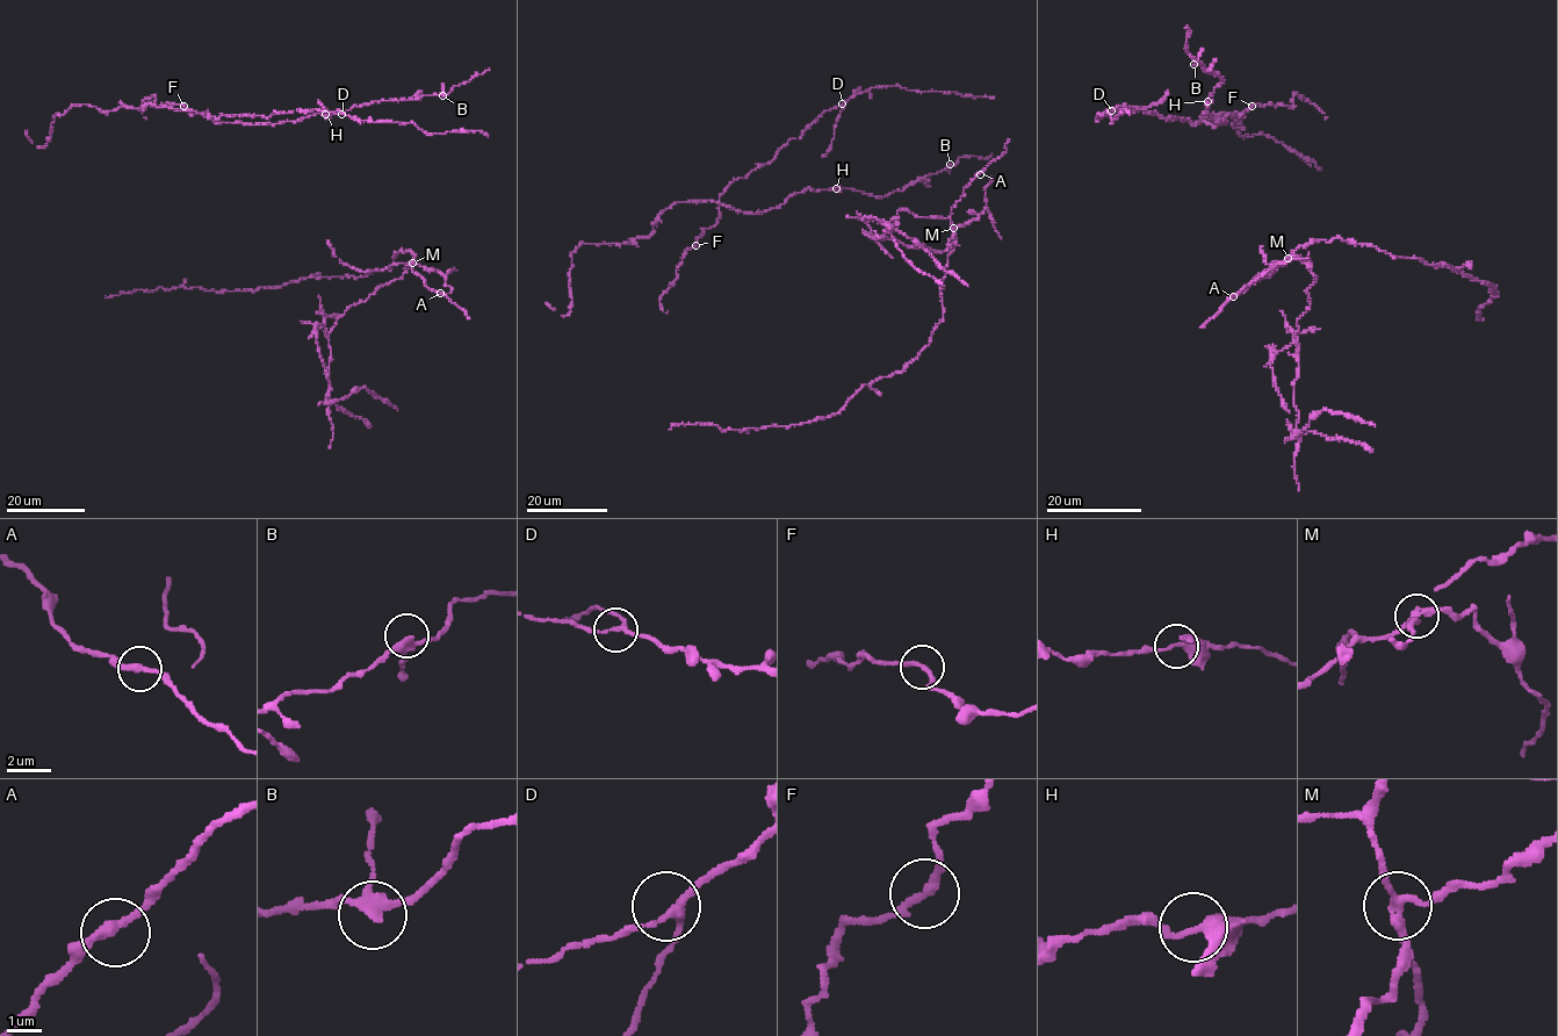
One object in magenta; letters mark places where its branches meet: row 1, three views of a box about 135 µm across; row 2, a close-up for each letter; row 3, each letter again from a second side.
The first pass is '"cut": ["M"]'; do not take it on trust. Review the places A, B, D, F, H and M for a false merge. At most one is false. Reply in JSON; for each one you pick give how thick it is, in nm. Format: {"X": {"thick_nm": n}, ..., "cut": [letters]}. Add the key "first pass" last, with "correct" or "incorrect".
{"M": {"thick_nm": 220}, "cut": ["M"], "first pass": "correct"}

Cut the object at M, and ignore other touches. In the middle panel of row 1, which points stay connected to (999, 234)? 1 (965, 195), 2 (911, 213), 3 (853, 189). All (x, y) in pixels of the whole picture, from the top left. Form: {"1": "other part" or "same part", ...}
{"1": "other part", "2": "other part", "3": "other part"}

